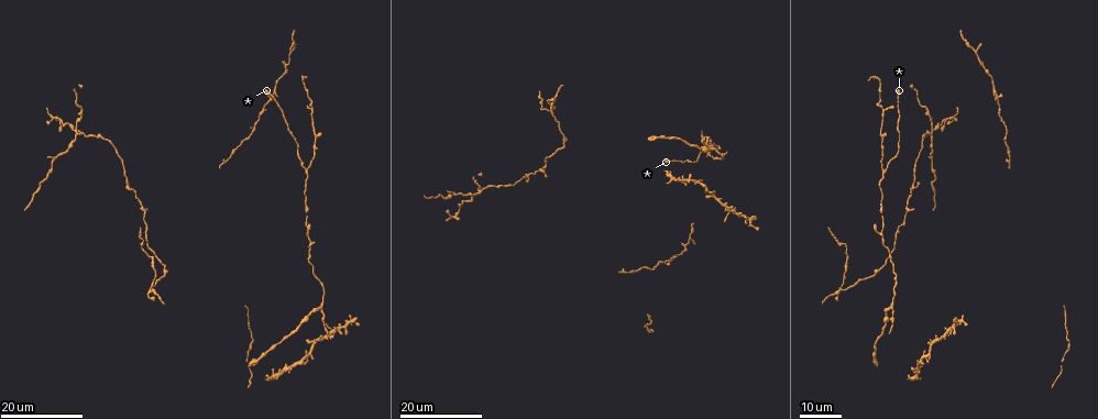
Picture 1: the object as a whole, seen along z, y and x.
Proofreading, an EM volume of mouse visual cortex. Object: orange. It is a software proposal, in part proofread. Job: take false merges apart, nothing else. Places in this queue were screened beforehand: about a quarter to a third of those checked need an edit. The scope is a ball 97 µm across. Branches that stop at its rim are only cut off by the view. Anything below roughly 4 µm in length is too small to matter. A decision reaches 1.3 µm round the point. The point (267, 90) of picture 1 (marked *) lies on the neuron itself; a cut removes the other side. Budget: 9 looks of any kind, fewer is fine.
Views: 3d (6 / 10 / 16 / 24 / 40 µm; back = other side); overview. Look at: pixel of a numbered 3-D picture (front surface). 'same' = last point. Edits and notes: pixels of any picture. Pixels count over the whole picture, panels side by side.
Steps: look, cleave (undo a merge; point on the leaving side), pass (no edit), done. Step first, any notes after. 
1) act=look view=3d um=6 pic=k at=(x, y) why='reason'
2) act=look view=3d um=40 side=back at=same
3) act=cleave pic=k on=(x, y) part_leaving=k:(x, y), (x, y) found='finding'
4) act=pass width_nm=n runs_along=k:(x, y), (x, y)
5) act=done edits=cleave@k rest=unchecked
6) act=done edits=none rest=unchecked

act=look view=3d um=16 pic=1 at=(308, 172) why='branch point'

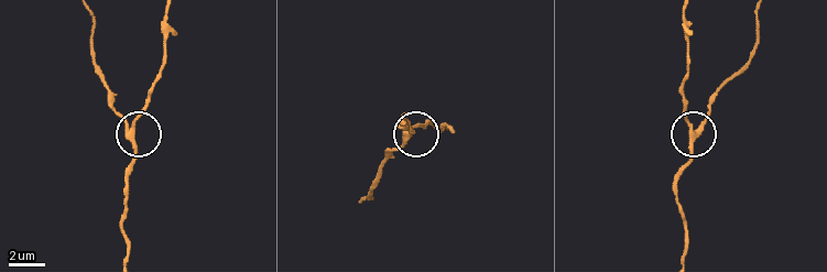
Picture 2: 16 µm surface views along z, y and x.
act=look view=3d um=10 pic=2 at=(130, 134)

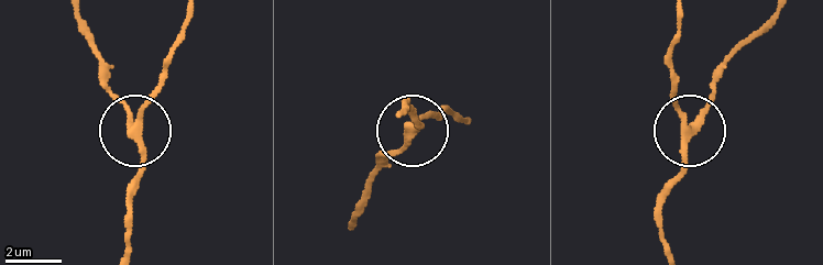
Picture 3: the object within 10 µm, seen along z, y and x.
act=pass width_nm=250 runs_along=3:(76, 11), (107, 89), (131, 128), (160, 83), (168, 50) found='continuous, no second neuron'

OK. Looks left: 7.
act=look view=3d um=16 pic=1 at=(75, 135) why='looks like a crossing'

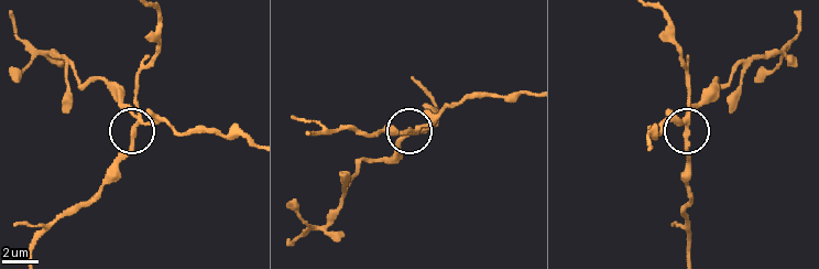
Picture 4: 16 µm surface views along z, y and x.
act=look view=3d um=10 pic=4 at=(136, 122) why='closer look'

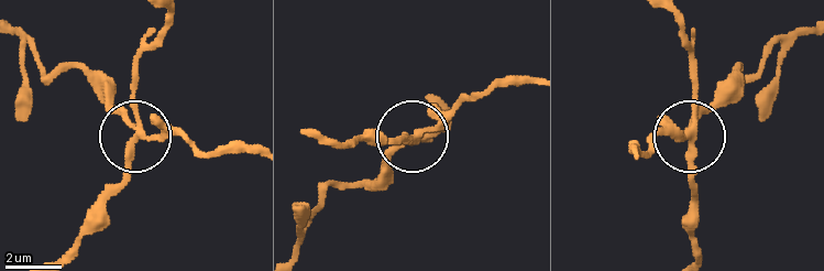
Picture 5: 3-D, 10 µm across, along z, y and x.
act=cleave pic=5 on=(130, 173) width_nm=240 part_leaving=5:(139, 136), (130, 175), (68, 253) found='a second neuron is stuck on'

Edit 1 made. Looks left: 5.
act=look view=overview why='see it whole again'

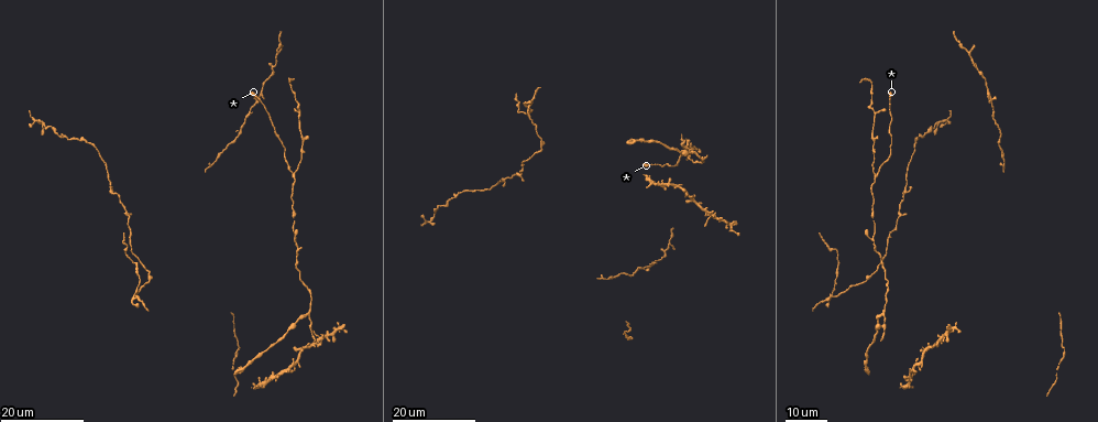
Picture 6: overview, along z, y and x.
act=look view=3d um=24 pic=6 at=(978, 68) why='thick turns thin'

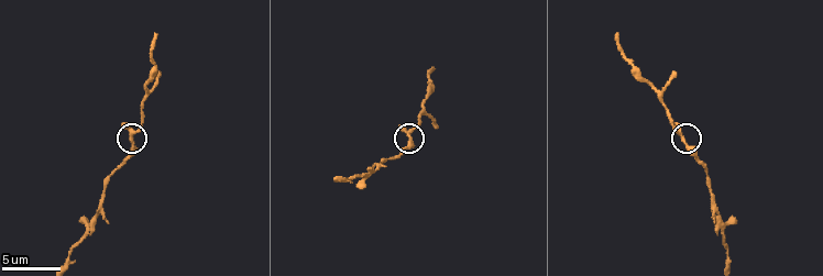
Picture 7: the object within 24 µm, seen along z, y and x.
act=look view=3d um=6 pic=7 at=(131, 133)

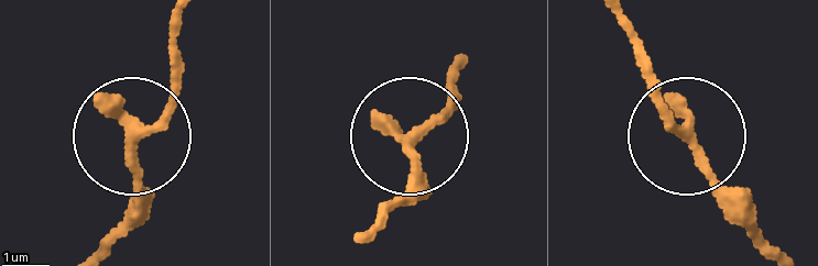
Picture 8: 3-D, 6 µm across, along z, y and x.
act=pass width_nm=190 found='all the same neuron'

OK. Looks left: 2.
act=look view=3d um=16 pic=6 at=(863, 282) why='thick turns thin'

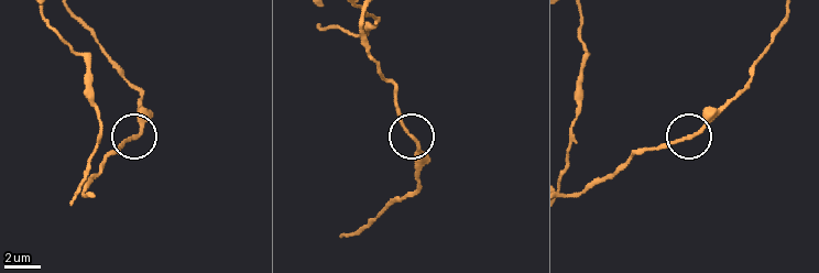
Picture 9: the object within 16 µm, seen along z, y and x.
act=look view=3d um=10 pic=9 at=(699, 131)

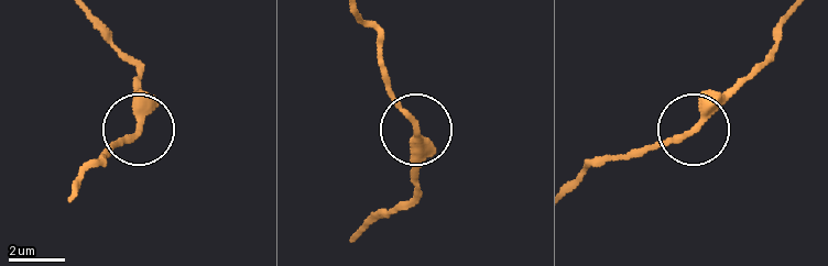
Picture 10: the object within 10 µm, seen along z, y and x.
act=pass width_nm=240 found='all the same neuron'

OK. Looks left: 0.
act=done edits=cleave@5 rest=unchecked

